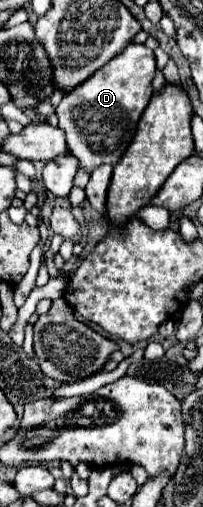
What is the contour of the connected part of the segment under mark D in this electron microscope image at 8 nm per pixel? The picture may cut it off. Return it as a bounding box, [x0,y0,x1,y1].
[57,43,153,173]

